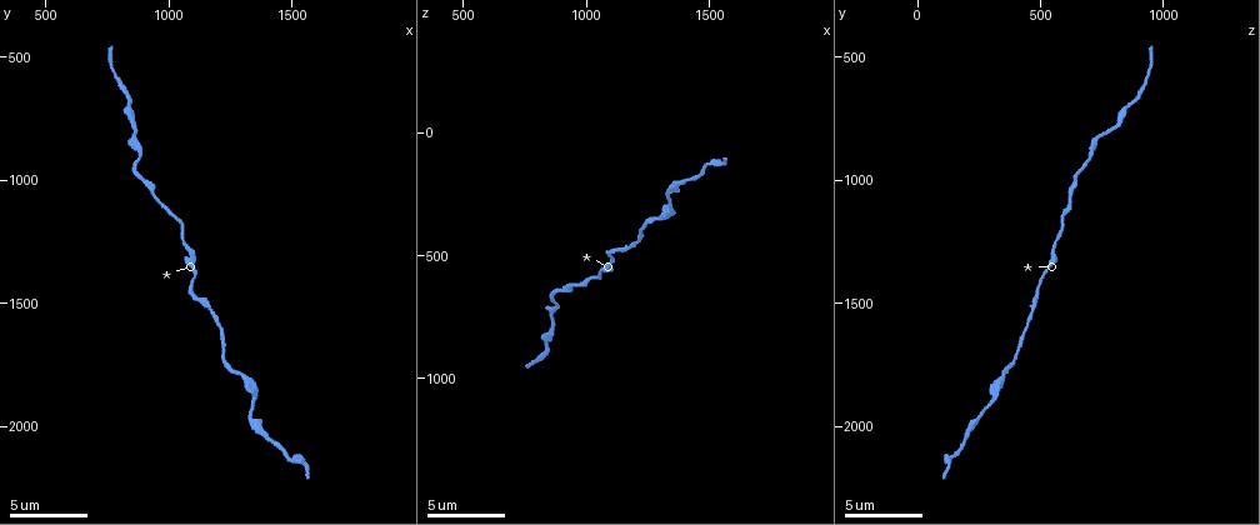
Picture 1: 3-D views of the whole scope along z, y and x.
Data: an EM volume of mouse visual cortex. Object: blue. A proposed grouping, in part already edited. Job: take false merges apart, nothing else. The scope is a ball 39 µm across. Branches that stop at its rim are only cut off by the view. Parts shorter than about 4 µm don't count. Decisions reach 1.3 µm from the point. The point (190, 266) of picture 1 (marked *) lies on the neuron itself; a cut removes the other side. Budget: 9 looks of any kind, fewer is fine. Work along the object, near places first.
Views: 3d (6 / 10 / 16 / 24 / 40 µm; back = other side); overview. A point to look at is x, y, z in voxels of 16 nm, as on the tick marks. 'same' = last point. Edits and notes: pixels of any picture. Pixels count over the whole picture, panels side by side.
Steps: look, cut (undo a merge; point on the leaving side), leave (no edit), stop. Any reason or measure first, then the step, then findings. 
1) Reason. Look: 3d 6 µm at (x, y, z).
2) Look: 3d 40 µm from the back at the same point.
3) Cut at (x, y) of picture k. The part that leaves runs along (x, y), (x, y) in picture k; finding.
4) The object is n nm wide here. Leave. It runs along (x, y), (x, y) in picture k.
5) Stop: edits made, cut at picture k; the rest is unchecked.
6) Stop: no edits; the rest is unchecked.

Calibre changes. Look: 3d 10 µm at (1100, 1430, 480).

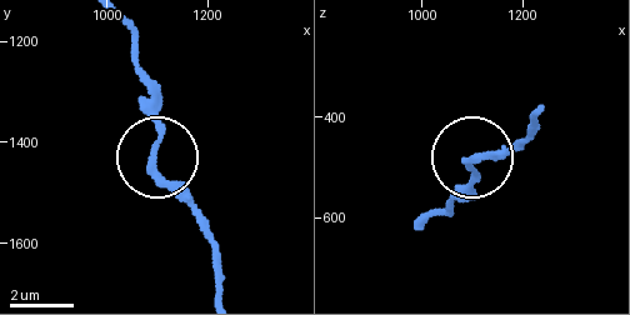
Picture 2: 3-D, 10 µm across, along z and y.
From behind. Look: 3d 10 µm from the back at (1085, 1440, 495).

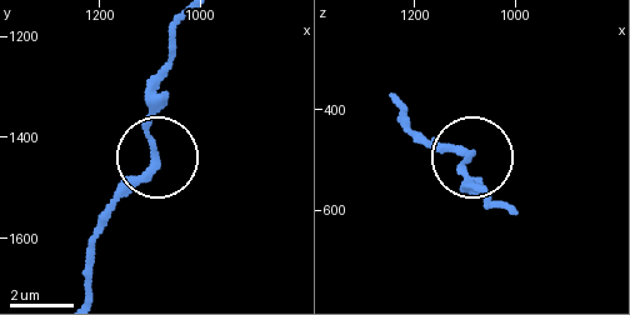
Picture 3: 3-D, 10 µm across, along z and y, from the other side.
Leave. One neuron here.

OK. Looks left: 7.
Narrows sharply. Look: 3d 10 µm at (860, 810, 770).

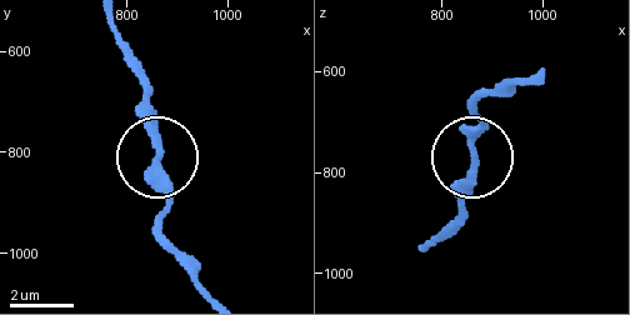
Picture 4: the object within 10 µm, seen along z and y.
The object is 230 nm wide here. Leave. It runs along (209, 294), (158, 221), (166, 181), (150, 88) in picture 4; all the same neuron.

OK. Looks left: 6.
Calibre changes. Look: 3d 6 µm at (1010, 1130, 600).

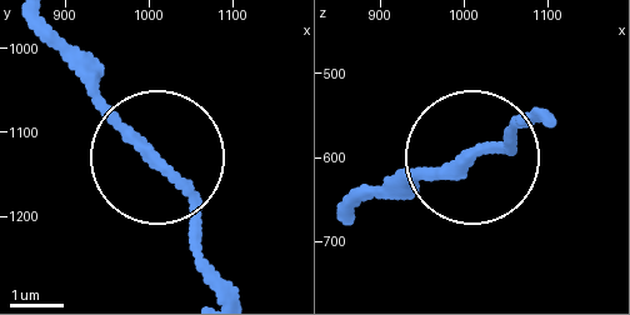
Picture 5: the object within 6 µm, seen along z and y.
Look: 3d 6 µm from the back at (1005, 1125, 600).

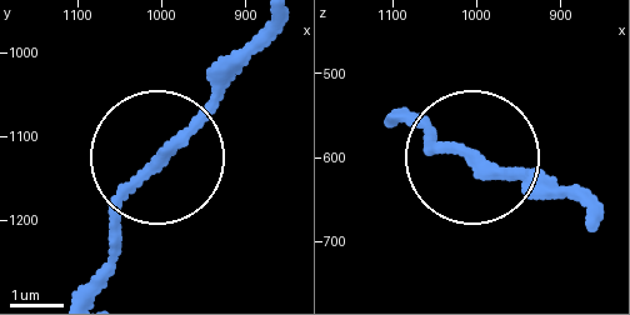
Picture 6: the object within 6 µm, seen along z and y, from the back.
Leave. It runs along (404, 114), (431, 140), (588, 194) in picture 6; all the same neuron.

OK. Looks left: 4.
Narrows sharply. Look: 3d 6 µm at (1330, 1910, 280).

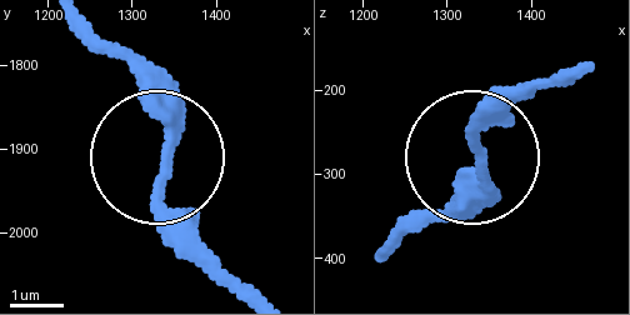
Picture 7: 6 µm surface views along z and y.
Leave. One neuron here.

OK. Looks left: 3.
Stop: no edits; the rest is unchecked.

